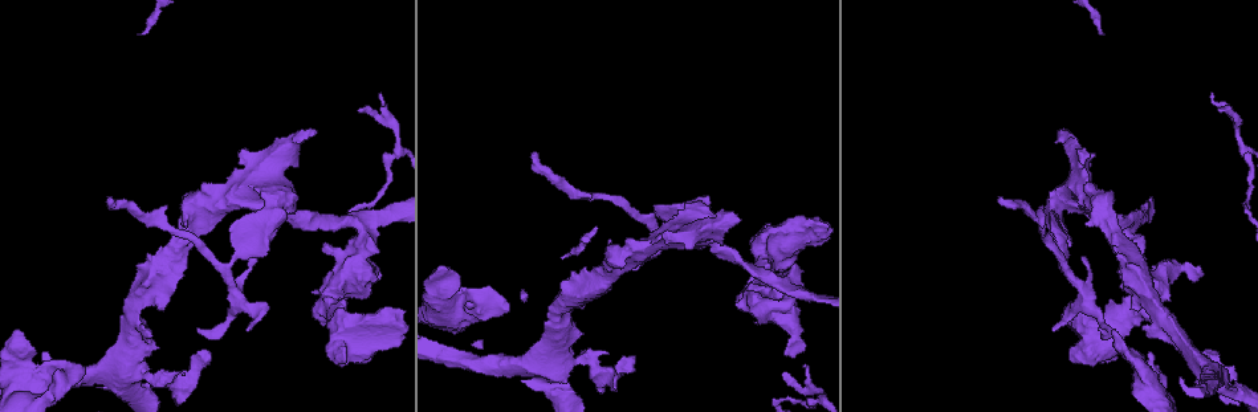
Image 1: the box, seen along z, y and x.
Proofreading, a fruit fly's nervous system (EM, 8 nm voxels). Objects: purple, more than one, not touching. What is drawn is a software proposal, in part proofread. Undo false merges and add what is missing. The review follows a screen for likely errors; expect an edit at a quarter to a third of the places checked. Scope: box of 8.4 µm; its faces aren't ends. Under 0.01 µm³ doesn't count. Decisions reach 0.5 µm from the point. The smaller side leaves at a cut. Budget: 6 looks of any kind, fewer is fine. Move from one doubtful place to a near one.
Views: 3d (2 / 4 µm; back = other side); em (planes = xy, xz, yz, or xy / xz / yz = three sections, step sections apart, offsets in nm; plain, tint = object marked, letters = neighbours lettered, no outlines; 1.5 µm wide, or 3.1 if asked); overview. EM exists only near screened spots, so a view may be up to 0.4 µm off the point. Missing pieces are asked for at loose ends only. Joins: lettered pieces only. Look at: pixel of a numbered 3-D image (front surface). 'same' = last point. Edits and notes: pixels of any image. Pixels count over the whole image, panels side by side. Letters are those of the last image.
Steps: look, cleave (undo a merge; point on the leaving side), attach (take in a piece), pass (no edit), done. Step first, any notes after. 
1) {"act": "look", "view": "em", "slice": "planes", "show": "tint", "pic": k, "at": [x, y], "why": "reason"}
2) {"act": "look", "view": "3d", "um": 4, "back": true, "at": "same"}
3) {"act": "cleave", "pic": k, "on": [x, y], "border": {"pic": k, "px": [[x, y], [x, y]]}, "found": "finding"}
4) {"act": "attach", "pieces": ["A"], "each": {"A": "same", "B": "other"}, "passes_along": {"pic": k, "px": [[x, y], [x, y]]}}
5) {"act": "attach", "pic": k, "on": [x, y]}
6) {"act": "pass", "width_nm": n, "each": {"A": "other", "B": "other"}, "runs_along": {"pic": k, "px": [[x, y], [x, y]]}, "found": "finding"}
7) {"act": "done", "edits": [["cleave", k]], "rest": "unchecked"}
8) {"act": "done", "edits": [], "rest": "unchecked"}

{"act": "look", "view": "em", "slice": "planes", "show": "letters", "pic": 1, "at": [210, 355], "why": "an open end"}

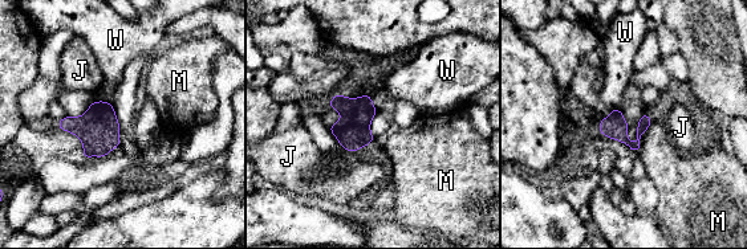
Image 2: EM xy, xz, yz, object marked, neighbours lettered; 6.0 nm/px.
{"act": "pass", "width_nm": 150, "each": {"J": "other", "M": "other", "W": "other"}, "border": {"pic": 2, "px": [[653, 122], [641, 137], [637, 149]]}, "found": "none of them fits"}

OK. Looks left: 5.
{"act": "look", "view": "3d", "um": 2, "pic": 1, "at": [327, 248], "why": "free end"}

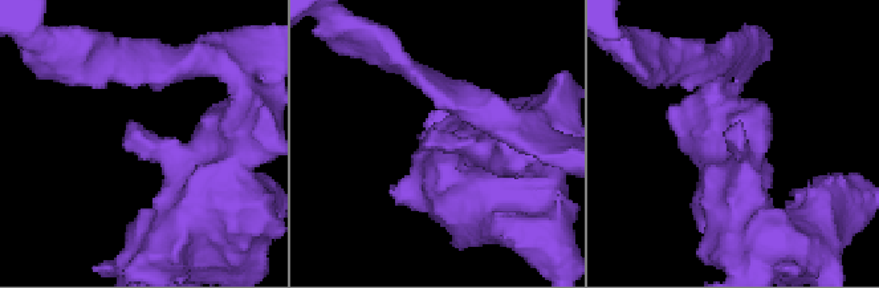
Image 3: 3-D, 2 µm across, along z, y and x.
{"act": "look", "view": "em", "slice": "planes", "show": "letters", "pic": 3, "at": [430, 147], "why": "shape alone is not enough"}

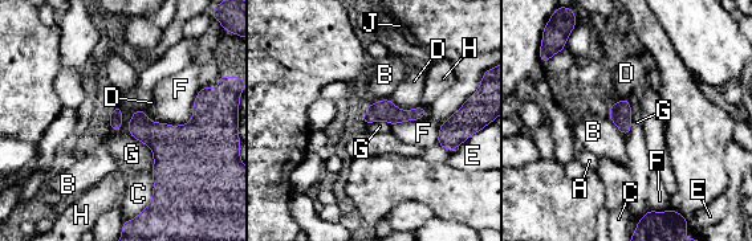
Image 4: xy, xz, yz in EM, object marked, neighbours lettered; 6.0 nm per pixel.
{"act": "pass", "longest_contact_nm": ["F", 380], "each": {"A": "other", "B": "other", "C": "other", "D": "other", "E": "other", "F": "other", "G": "other", "H": "other", "J": "other"}, "runs_along": {"pic": 4, "px": [[422, 111], [415, 114], [365, 113]]}, "found": "no lettered piece goes on from it"}

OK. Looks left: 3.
{"act": "look", "view": "3d", "um": 2, "pic": 1, "at": [247, 327]}

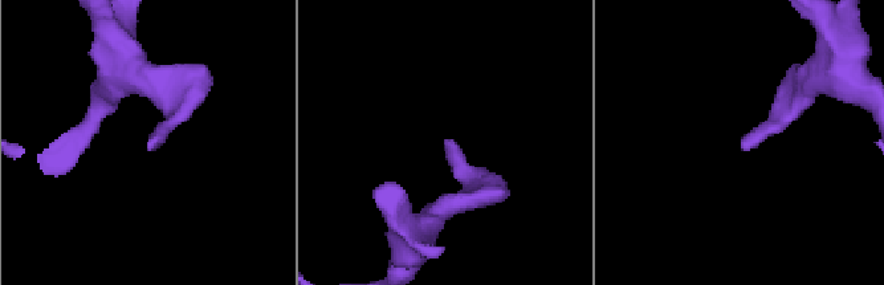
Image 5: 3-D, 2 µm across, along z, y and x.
{"act": "look", "view": "em", "slice": "planes", "show": "tint", "pic": 5, "at": [445, 140], "why": "shape alone is not enough"}

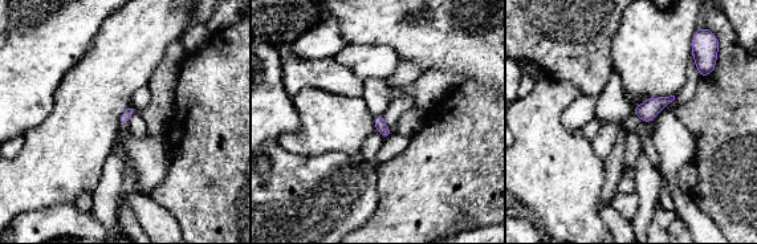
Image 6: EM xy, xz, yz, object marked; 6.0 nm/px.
{"act": "look", "view": "em", "slice": "planes", "show": "letters", "at": "same"}

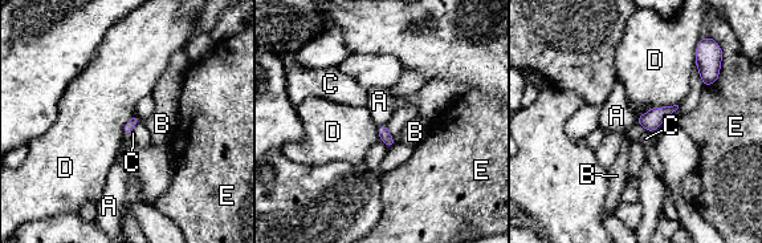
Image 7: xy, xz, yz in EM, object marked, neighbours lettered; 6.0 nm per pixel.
{"act": "pass", "longest_contact_nm": ["D", 240], "each": {"A": "other", "B": "other", "C": "other", "D": "other", "E": "other"}, "border": {"pic": 7, "px": [[384, 124], [379, 126]]}, "found": "none of them fits"}

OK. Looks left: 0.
{"act": "done", "edits": [], "rest": "unchecked"}

